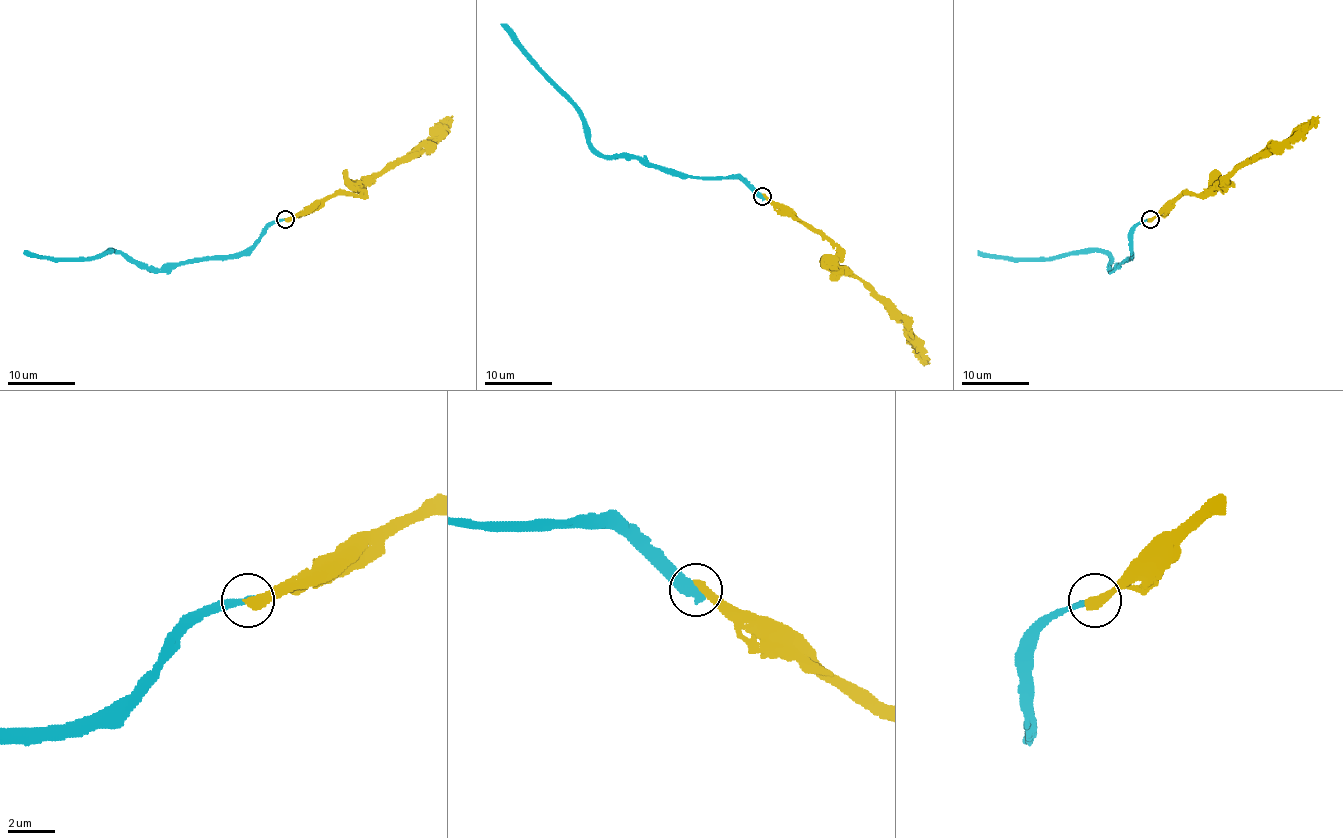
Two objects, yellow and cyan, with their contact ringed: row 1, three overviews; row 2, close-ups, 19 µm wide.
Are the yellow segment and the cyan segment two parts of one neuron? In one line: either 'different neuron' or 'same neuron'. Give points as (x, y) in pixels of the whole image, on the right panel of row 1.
different neuron

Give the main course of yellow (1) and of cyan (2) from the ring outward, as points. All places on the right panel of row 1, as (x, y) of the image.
1: (1150, 219), (1182, 194), (1205, 196), (1241, 167), (1257, 160), (1278, 144), (1289, 142), (1318, 115)
2: (1150, 219), (1133, 229), (1131, 256), (1111, 268), (1111, 260), (1103, 251), (1047, 258), (992, 258), (978, 251)

